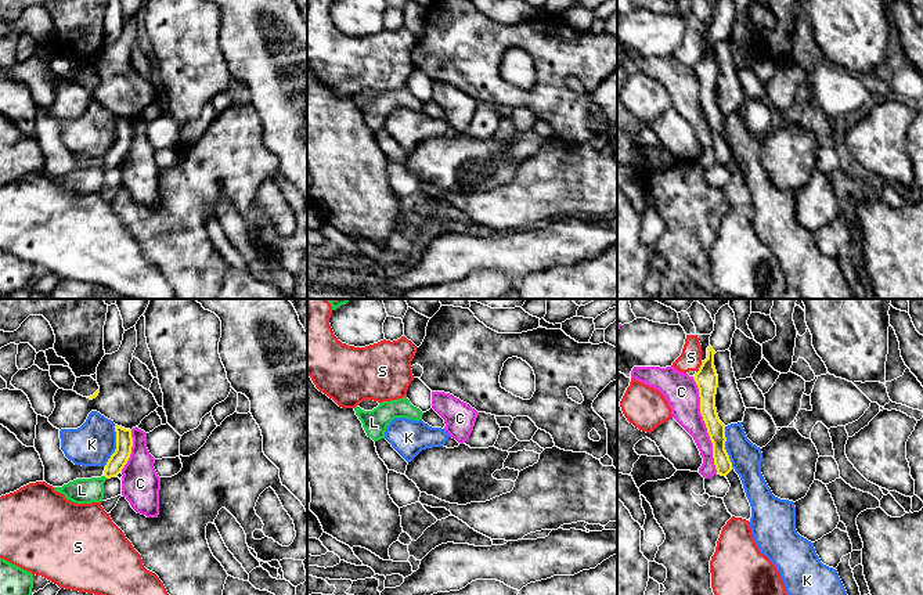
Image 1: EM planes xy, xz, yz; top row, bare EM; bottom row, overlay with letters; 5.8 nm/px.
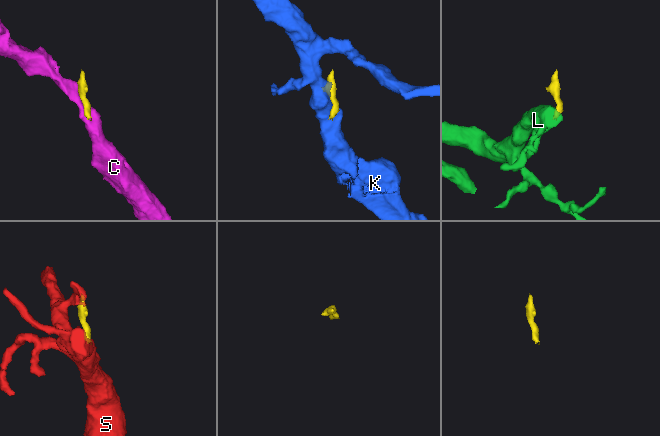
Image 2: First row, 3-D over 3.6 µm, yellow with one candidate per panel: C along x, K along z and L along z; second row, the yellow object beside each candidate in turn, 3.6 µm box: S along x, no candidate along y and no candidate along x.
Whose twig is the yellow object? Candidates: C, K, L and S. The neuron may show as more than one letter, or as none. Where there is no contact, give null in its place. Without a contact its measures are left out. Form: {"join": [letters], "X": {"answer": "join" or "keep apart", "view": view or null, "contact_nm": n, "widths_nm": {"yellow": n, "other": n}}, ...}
{"join": ["L"], "C": {"answer": "keep apart", "view": "yz", "contact_nm": 600, "widths_nm": {"yellow": 130, "other": 200}}, "K": {"answer": "keep apart", "view": "yz", "contact_nm": 260, "widths_nm": {"yellow": 110, "other": 180}}, "L": {"answer": "join", "view": "xy", "contact_nm": 30, "widths_nm": {"yellow": 100, "other": 140}}, "S": {"answer": "keep apart", "view": "yz", "contact_nm": 80, "widths_nm": {"yellow": 140, "other": 130}}}

